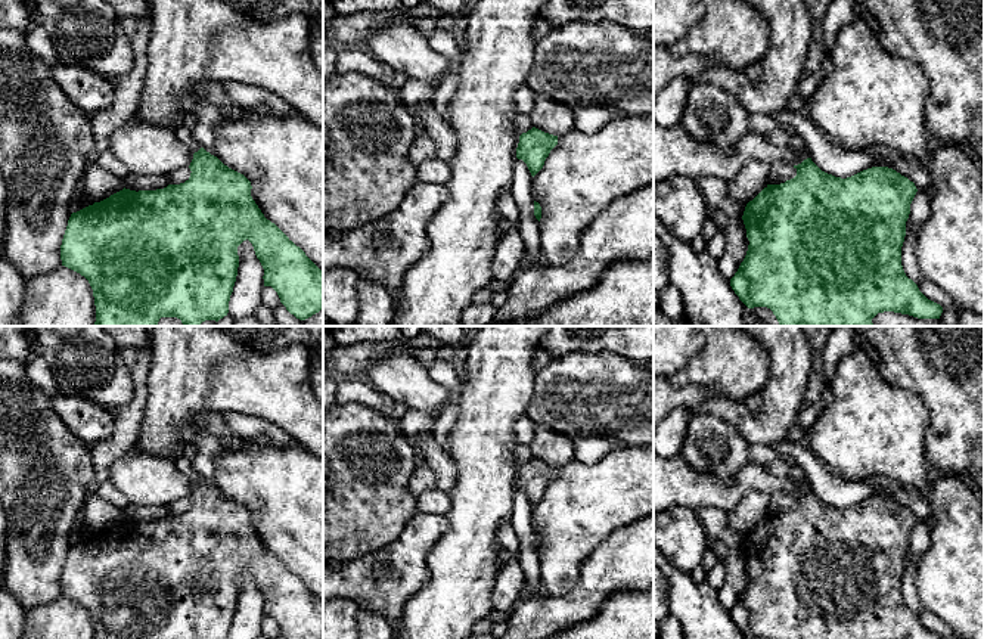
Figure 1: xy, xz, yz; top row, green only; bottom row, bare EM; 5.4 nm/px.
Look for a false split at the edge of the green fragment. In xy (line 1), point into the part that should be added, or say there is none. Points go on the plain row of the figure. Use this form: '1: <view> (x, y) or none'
1: none

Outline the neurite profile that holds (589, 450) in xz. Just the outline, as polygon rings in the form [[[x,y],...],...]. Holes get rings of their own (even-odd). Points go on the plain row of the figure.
[[[589,437],[575,441],[574,459],[586,465],[599,462],[605,455],[621,447],[621,443],[609,437]]]

